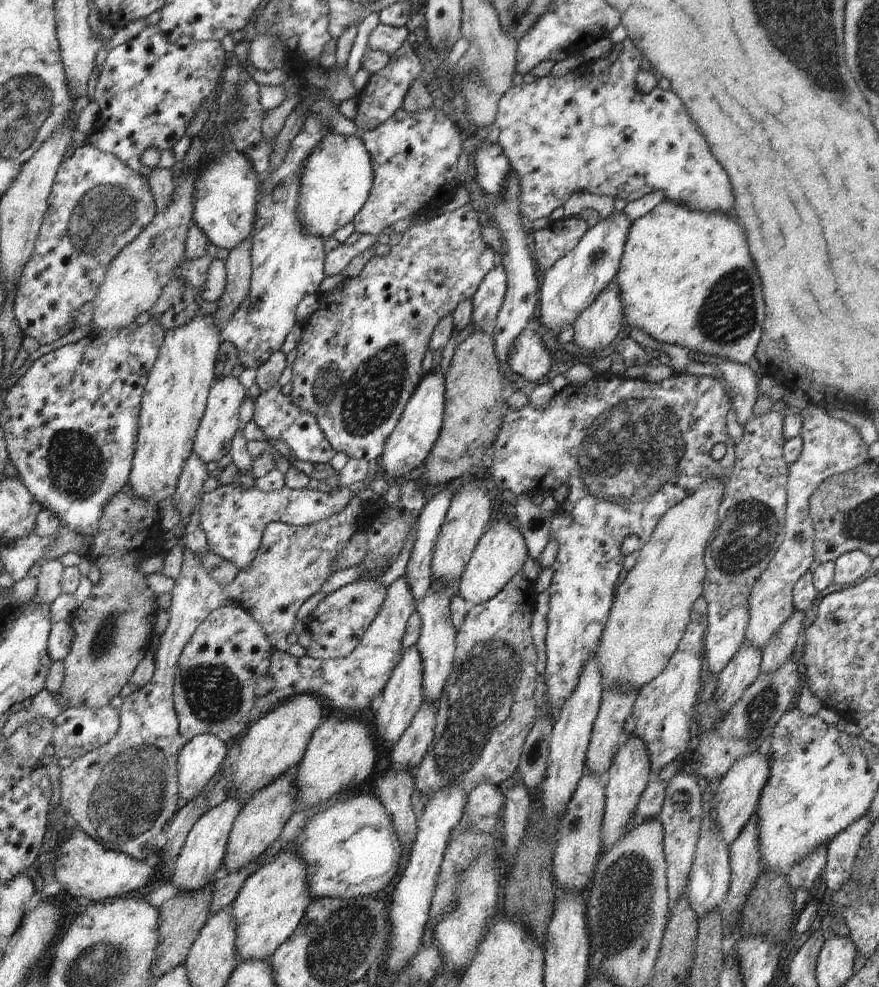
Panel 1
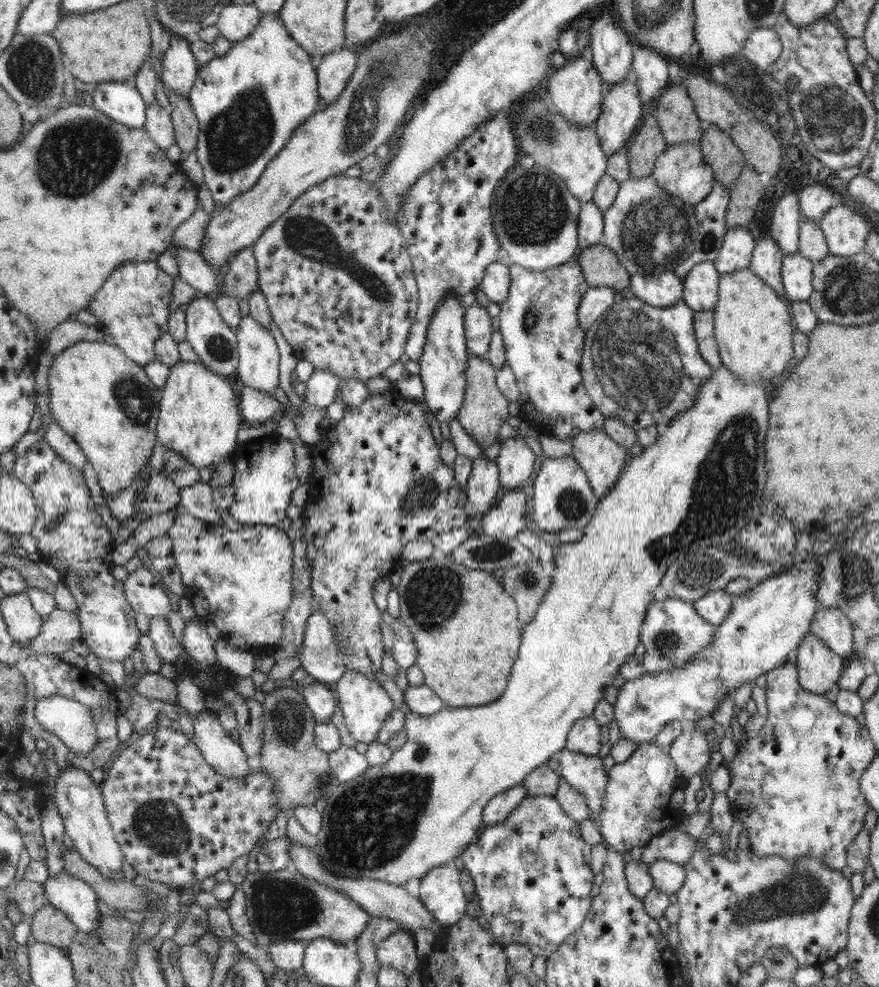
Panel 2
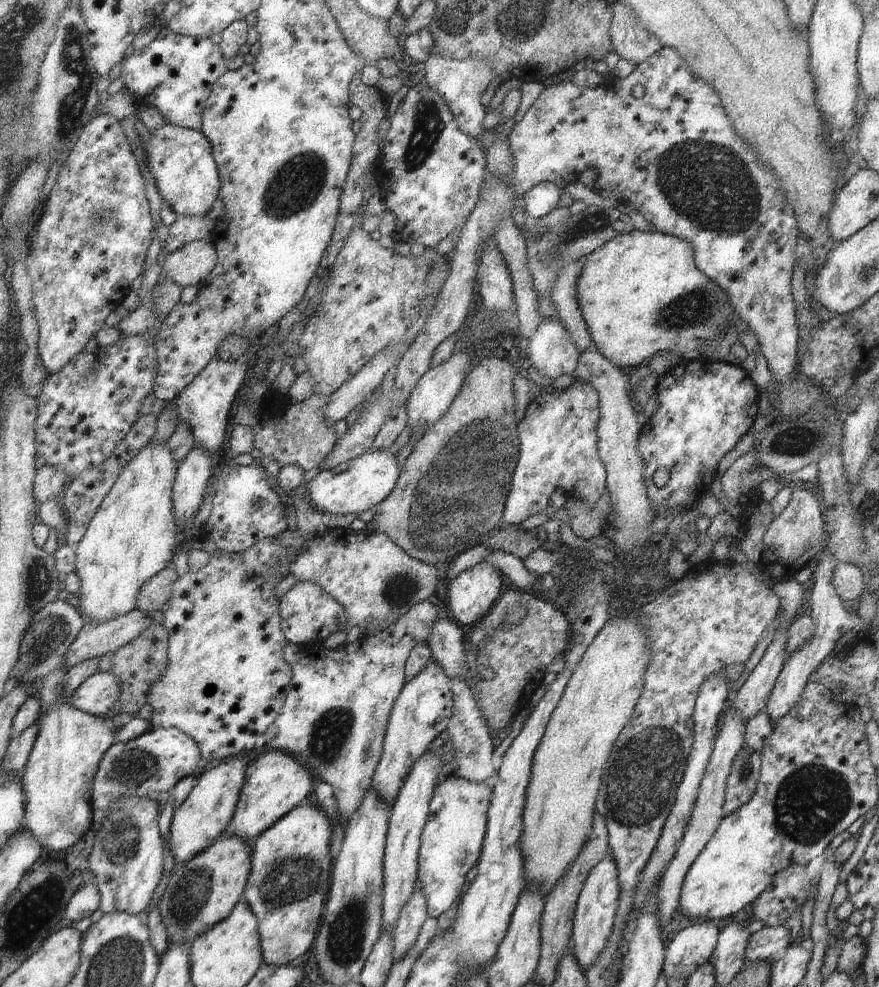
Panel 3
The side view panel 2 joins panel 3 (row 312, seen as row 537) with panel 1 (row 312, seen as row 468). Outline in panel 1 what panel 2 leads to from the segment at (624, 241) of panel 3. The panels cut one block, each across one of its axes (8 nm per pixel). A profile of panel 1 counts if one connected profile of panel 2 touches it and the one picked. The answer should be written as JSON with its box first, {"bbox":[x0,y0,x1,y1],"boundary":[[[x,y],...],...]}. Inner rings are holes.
{"bbox":[615,199,764,365],"boundary":[[[664,199],[656,205],[656,208],[648,212],[646,216],[642,216],[642,218],[635,220],[630,225],[615,281],[620,289],[622,308],[625,313],[624,324],[628,329],[638,327],[645,330],[648,335],[659,343],[680,345],[686,347],[689,351],[693,350],[694,353],[711,355],[713,357],[718,356],[743,365],[748,365],[748,362],[754,358],[760,342],[760,336],[762,336],[762,322],[764,322],[762,284],[760,284],[758,270],[756,270],[754,262],[750,260],[750,252],[748,252],[748,244],[746,244],[746,238],[744,238],[744,230],[734,220],[724,216],[724,213],[693,211],[684,205]]]}

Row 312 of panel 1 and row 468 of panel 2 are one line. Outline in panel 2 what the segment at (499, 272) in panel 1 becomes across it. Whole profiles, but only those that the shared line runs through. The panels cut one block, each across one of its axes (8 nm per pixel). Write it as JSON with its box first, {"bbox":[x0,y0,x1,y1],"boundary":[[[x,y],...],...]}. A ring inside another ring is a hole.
{"bbox":[465,455,500,513],"boundary":[[[482,455],[473,461],[472,470],[465,484],[468,494],[467,506],[472,513],[490,511],[490,505],[500,490],[499,470],[494,460],[488,460]]]}

